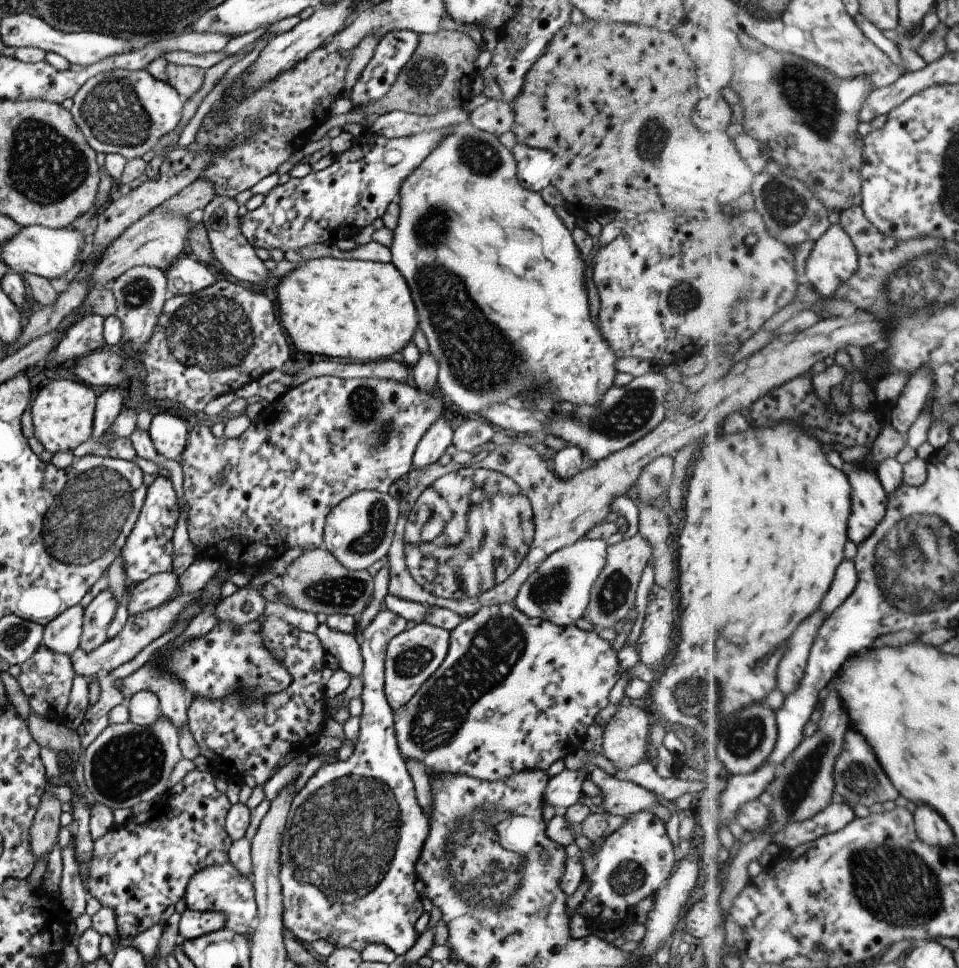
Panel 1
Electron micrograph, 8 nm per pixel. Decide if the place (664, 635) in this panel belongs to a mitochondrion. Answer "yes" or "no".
no

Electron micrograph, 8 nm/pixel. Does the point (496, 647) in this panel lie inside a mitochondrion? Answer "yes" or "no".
yes

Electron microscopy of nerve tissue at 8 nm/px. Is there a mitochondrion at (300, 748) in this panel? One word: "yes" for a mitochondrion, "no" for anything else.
no

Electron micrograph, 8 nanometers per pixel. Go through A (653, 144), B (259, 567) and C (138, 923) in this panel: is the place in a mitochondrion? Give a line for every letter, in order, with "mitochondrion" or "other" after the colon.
A: mitochondrion
B: other
C: other

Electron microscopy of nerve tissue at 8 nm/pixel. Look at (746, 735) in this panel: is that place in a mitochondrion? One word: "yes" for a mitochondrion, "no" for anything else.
yes

